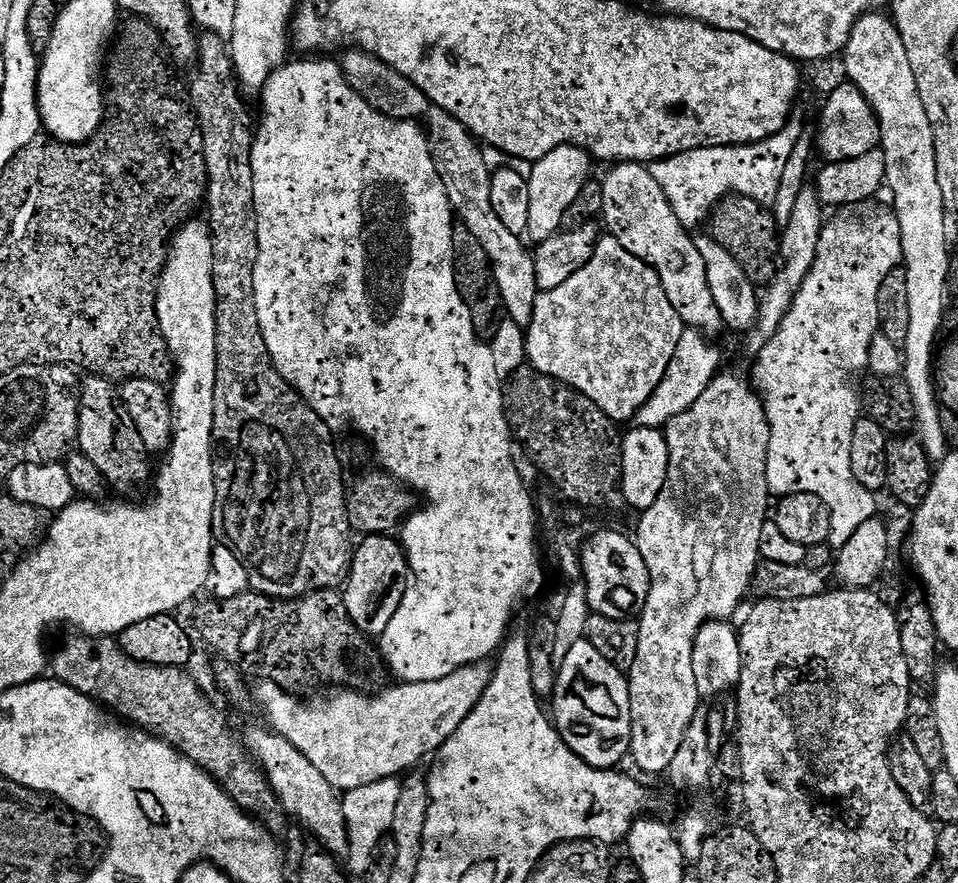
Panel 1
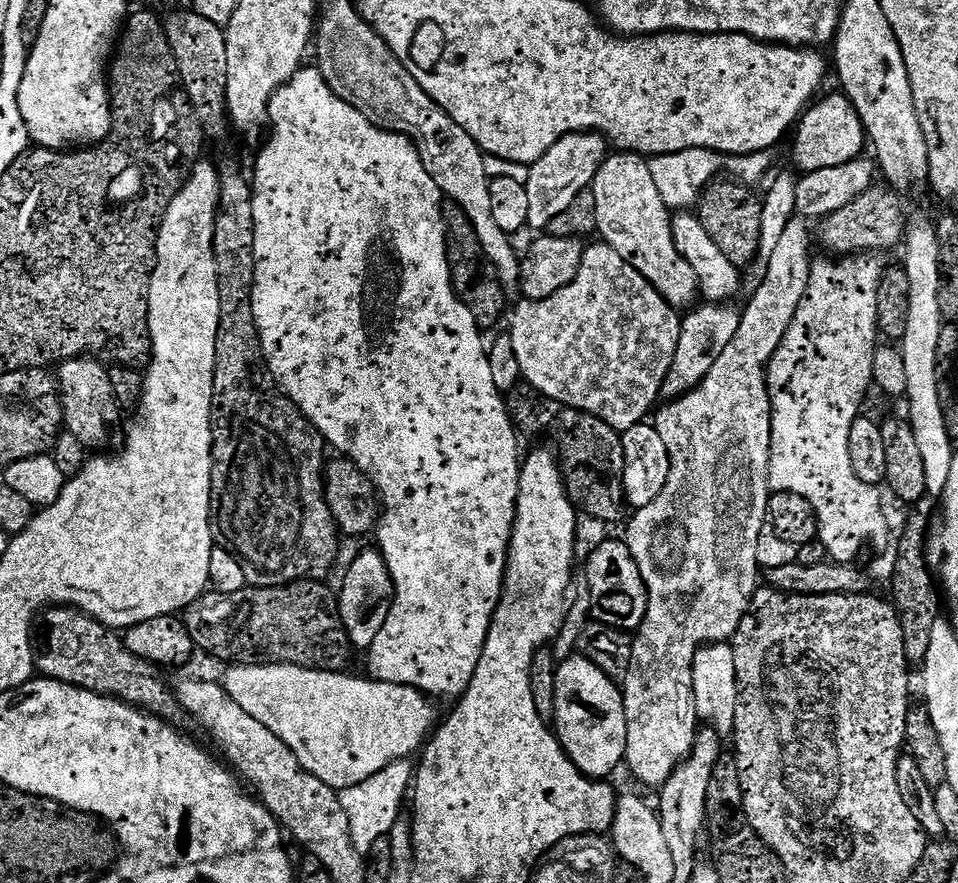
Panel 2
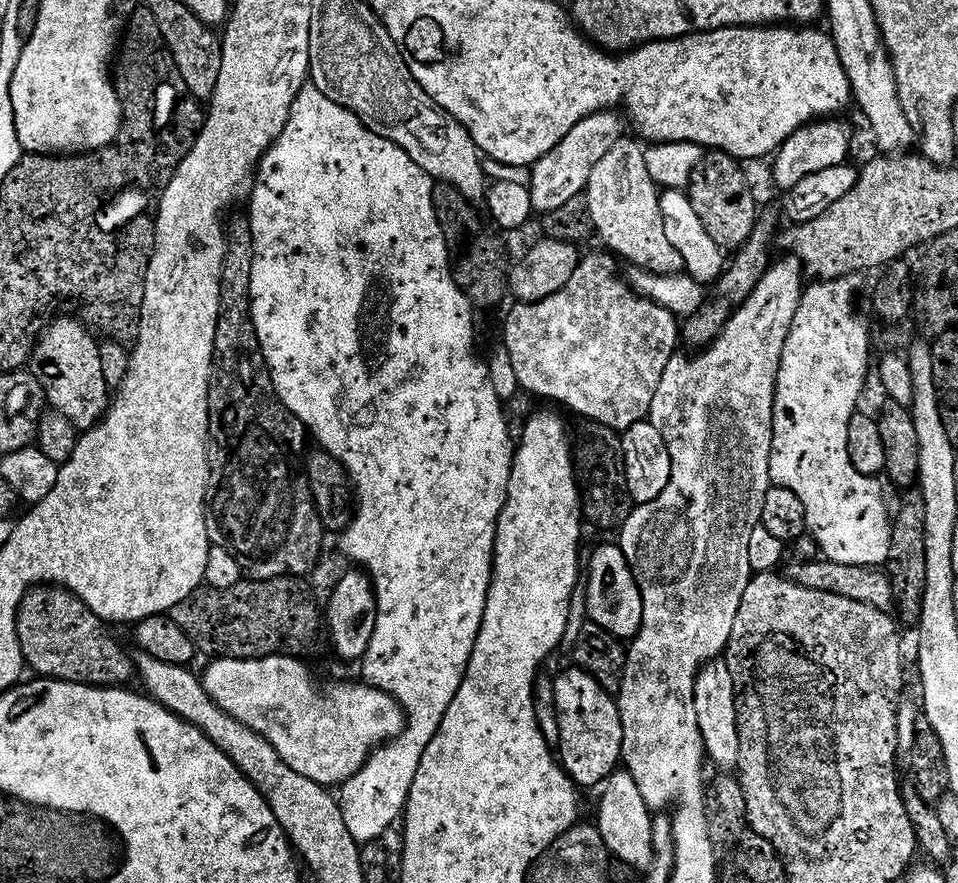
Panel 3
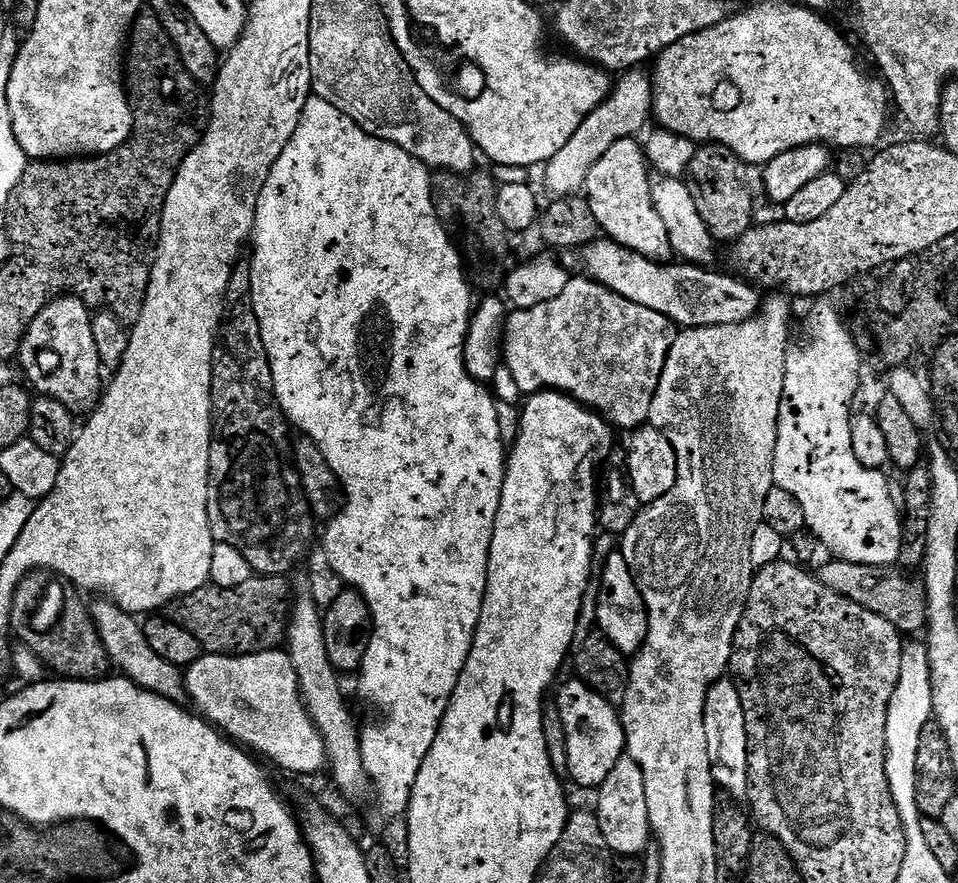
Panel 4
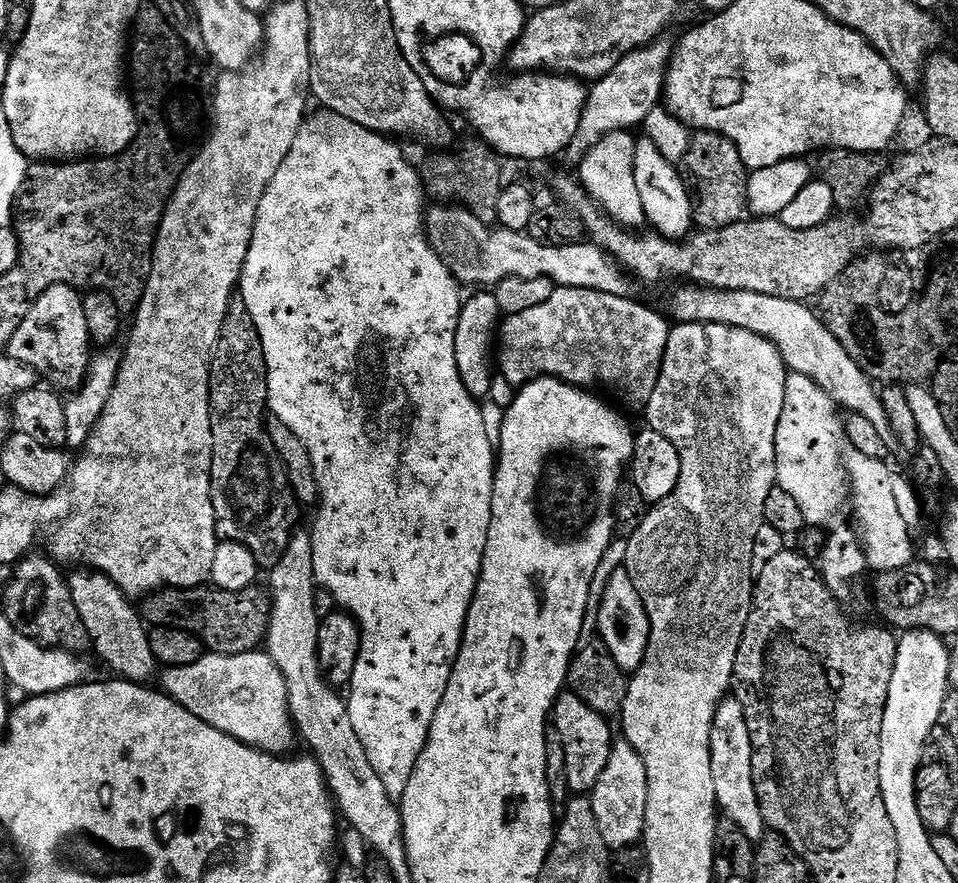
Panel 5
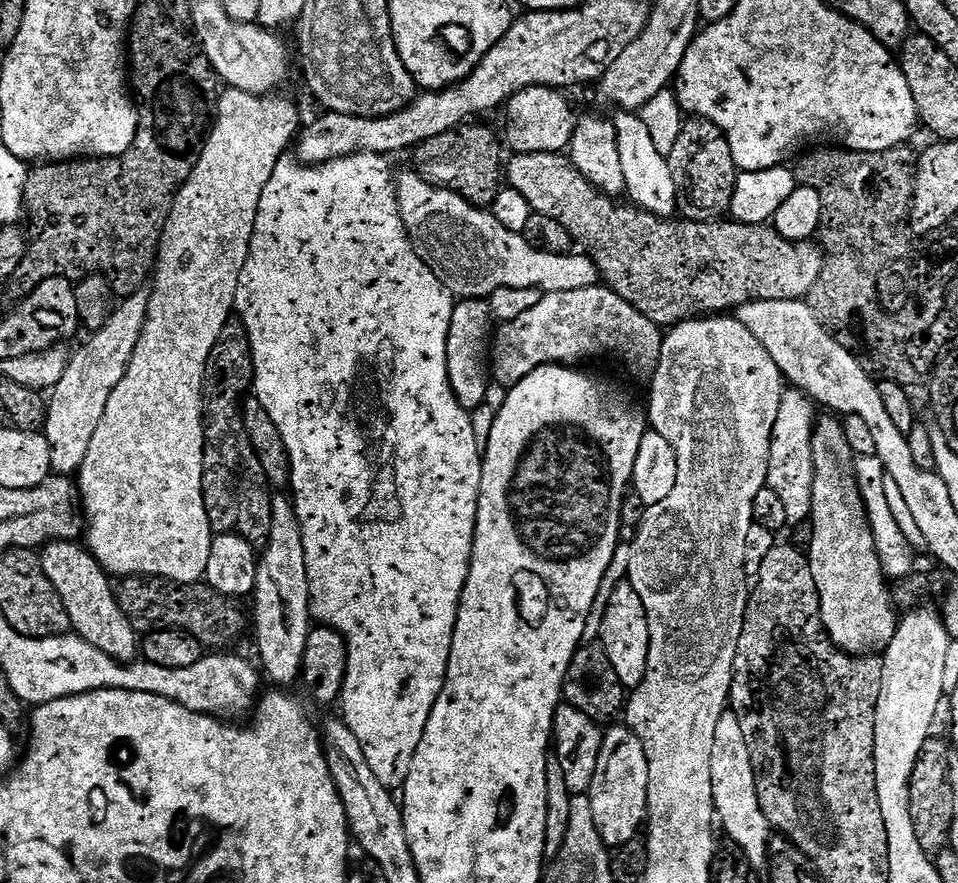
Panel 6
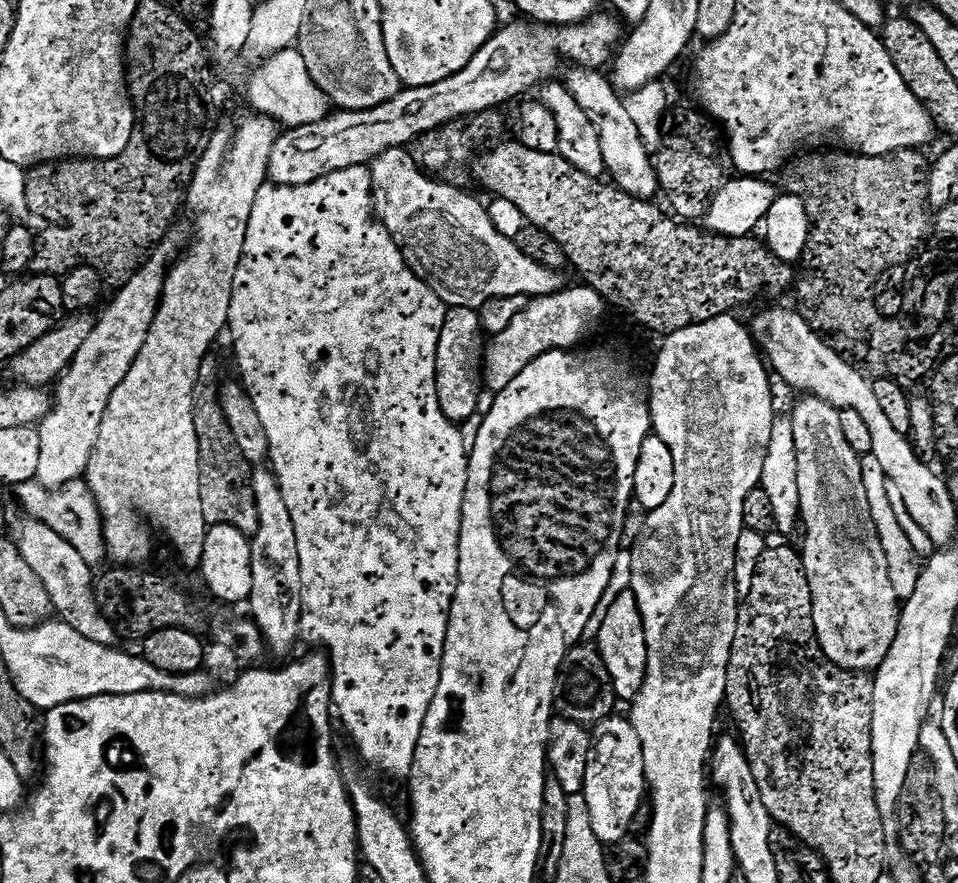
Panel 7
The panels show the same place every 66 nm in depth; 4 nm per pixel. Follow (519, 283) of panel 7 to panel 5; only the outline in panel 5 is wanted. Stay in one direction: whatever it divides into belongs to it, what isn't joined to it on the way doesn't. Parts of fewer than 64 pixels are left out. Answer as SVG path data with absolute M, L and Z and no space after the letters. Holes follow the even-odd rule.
M432 206L426 212L426 235L433 250L461 286L473 284L476 290L492 290L504 280L532 280L543 276L561 288L598 290L602 294L625 295L625 273L615 260L591 242L575 244L541 244L539 239L522 232L493 230L465 208Z

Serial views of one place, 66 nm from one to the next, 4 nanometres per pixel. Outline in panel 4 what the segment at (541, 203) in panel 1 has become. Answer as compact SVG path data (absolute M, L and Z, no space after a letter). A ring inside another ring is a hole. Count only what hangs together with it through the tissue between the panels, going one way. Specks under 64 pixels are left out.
M628 70L611 85L608 96L584 119L582 126L574 130L574 138L554 154L547 164L543 165L544 184L556 198L575 196L585 187L587 175L606 150L616 142L632 137L639 137L644 123L650 120L652 111L652 89L645 73L640 70Z

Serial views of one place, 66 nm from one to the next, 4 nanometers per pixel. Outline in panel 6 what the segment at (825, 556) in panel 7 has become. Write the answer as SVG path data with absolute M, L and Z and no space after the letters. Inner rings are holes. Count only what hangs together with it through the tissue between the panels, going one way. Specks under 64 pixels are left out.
M817 419L812 433L812 541L806 547L808 565L820 595L820 617L829 640L850 656L866 656L883 653L887 648L890 638L894 638L896 633L898 612L894 607L889 581L880 565L880 556L876 552L872 527L868 524L868 509L864 507L864 498L860 494L861 481L856 480L856 468L852 460L854 453L846 442L843 423L839 419Z

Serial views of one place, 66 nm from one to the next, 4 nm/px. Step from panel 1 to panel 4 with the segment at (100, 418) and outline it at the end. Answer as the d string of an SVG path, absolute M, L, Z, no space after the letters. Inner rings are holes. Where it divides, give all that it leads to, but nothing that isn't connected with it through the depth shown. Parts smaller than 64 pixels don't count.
M67 294L49 300L30 322L20 343L18 361L41 396L49 396L74 414L91 414L102 395L102 369L91 330L93 315L83 300Z

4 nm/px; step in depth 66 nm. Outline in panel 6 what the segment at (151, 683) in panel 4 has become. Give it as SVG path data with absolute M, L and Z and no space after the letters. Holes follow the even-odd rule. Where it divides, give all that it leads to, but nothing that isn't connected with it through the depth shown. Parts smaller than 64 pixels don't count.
M53 539L43 545L38 559L46 578L50 578L54 590L58 590L62 606L66 606L71 631L110 658L121 662L135 661L138 656L137 629L120 609L113 581L87 547L71 540Z

